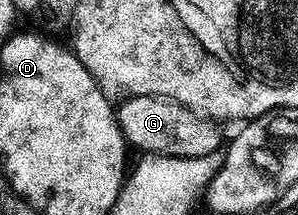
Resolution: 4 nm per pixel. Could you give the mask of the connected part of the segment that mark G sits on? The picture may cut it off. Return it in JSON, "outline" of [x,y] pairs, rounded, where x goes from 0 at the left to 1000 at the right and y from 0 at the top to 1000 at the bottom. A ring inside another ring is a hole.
{"outline":[[[443,442],[433,460],[406,465],[389,498],[389,549],[426,670],[440,688],[466,684],[477,712],[658,730],[678,749],[691,726],[721,716],[752,665],[708,558],[634,516],[617,488],[581,479],[574,460],[540,460],[520,442]]]}

